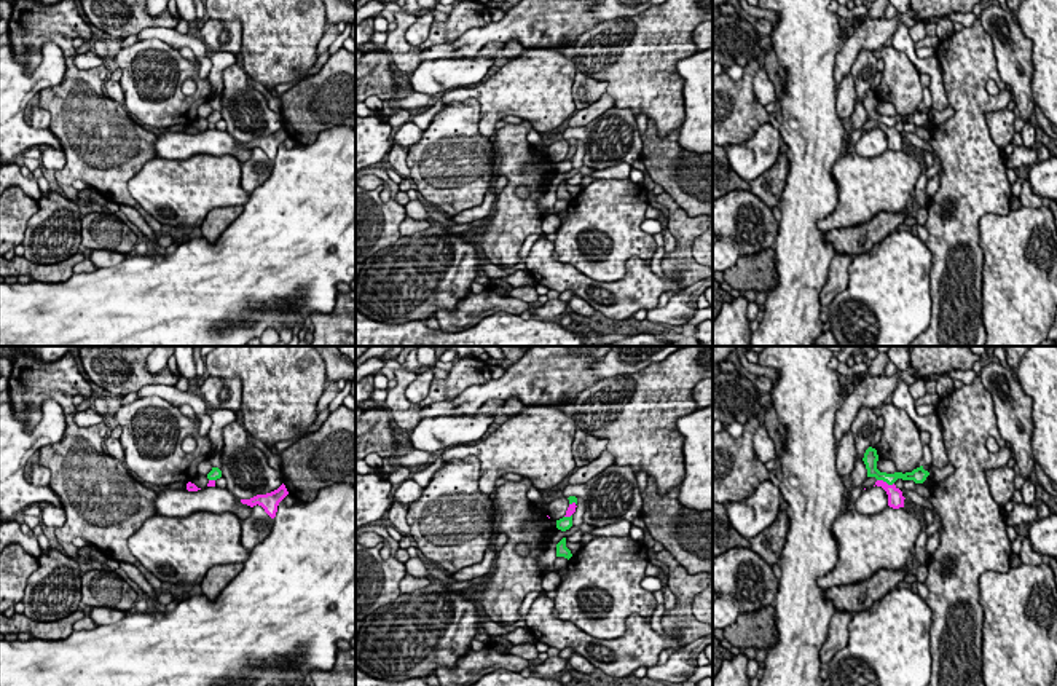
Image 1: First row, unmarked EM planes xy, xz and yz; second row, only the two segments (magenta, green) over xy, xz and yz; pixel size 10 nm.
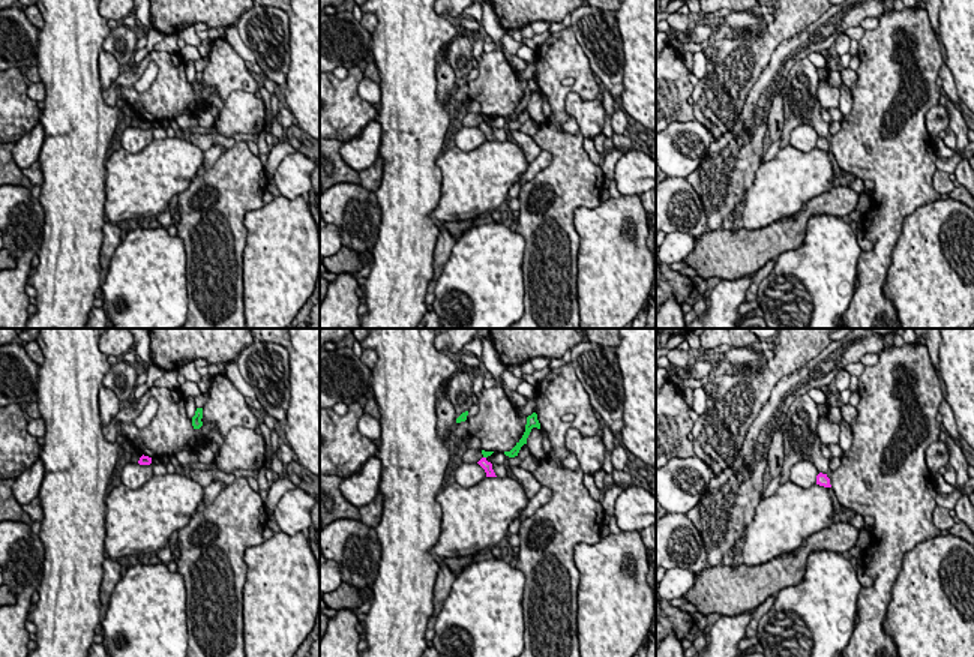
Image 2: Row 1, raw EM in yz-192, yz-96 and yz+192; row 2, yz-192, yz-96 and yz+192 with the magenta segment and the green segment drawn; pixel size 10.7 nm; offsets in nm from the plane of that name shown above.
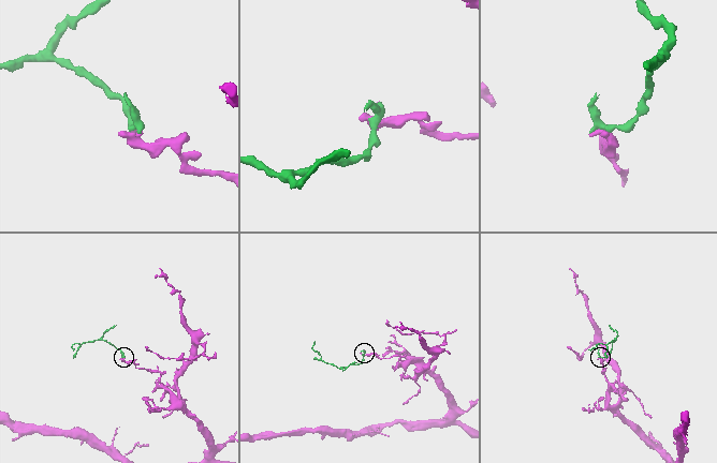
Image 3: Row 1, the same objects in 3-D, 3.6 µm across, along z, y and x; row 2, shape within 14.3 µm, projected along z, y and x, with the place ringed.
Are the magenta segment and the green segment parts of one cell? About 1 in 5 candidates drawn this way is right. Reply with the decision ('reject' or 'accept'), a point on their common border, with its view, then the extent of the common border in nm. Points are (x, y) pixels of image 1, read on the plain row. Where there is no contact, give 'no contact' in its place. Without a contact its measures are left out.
reject; meets magenta in yz at (885, 125); contact 180 nm long

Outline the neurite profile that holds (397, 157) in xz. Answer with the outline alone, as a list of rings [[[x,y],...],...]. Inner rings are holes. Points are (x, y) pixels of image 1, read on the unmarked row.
[[[394,145],[394,148],[386,156],[386,160],[391,163],[391,168],[395,172],[399,172],[403,179],[410,177],[410,169],[407,166],[407,155],[408,155],[407,148]]]

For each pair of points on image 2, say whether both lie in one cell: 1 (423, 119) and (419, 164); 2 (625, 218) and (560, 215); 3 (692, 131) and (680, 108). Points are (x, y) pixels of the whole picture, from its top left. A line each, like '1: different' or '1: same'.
1: same
2: different
3: different

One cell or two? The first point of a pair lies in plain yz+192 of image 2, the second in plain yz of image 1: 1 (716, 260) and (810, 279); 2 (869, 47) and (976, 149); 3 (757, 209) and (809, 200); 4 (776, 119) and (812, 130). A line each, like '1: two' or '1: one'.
1: two
2: one
3: two
4: two

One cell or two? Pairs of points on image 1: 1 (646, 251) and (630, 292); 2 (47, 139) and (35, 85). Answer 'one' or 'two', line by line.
1: two
2: one

